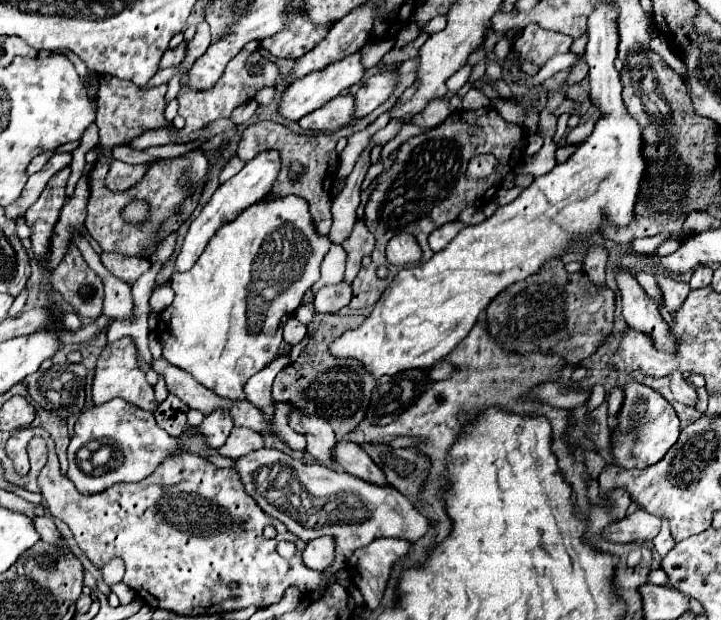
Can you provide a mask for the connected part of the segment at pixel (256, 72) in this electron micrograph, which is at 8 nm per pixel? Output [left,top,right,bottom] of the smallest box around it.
[131,43,281,149]

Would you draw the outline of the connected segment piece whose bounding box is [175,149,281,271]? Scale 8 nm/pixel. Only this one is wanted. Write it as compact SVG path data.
M271 149L271 151L263 151L261 155L255 155L255 159L251 159L235 177L231 177L227 183L219 185L219 189L213 193L211 201L203 207L203 211L199 213L199 217L195 217L191 221L191 227L189 227L189 231L185 235L181 253L177 255L177 267L175 267L175 271L187 271L187 269L191 269L195 265L195 261L199 259L199 255L203 253L203 249L209 243L209 239L215 235L215 231L221 225L233 221L245 207L249 207L251 203L263 199L271 191L277 175L279 175L279 171L281 171L279 151Z

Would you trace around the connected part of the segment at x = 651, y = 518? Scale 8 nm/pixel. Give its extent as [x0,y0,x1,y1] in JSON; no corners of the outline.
[601,509,661,543]

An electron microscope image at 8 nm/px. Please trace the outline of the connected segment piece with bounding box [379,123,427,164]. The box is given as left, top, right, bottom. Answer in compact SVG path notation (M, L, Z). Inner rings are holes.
M405 123L396 137L383 146L379 162L386 164L388 162L389 155L394 149L398 149L400 145L410 137L425 133L425 131L427 131L427 129L420 128L413 123Z

